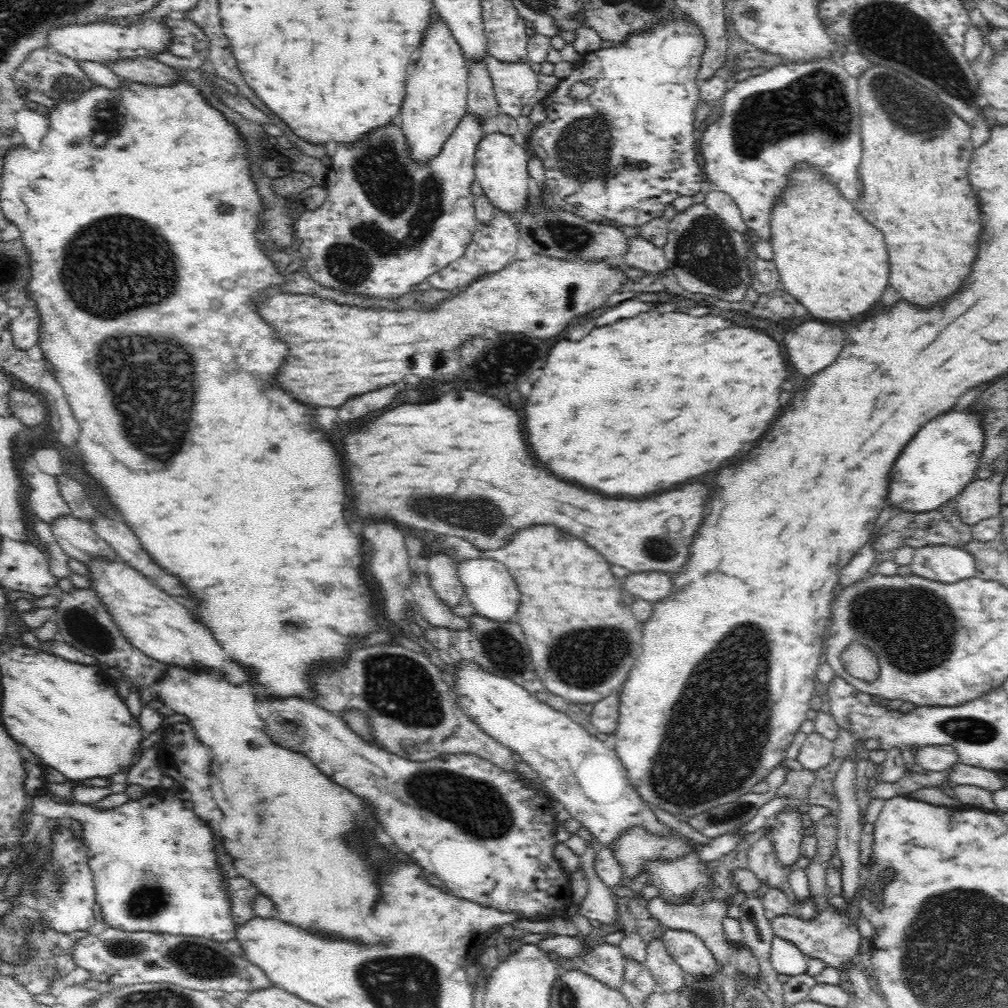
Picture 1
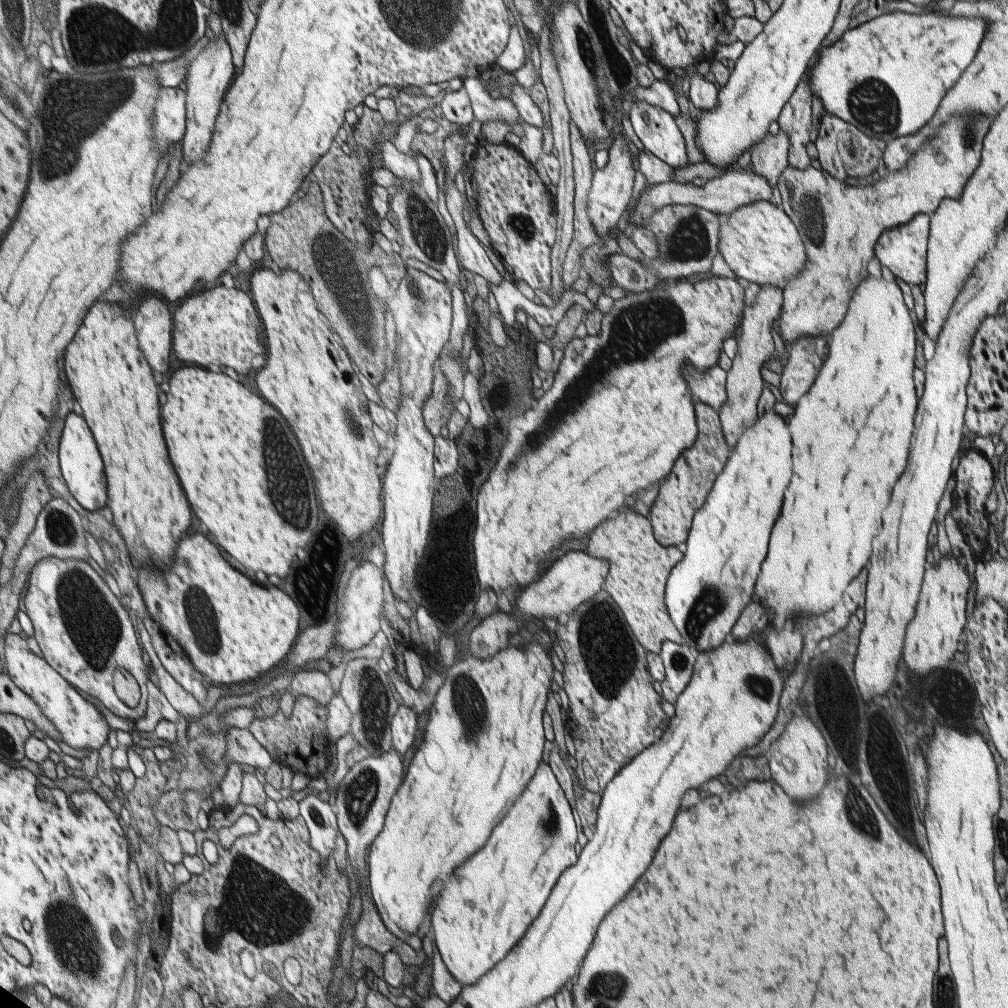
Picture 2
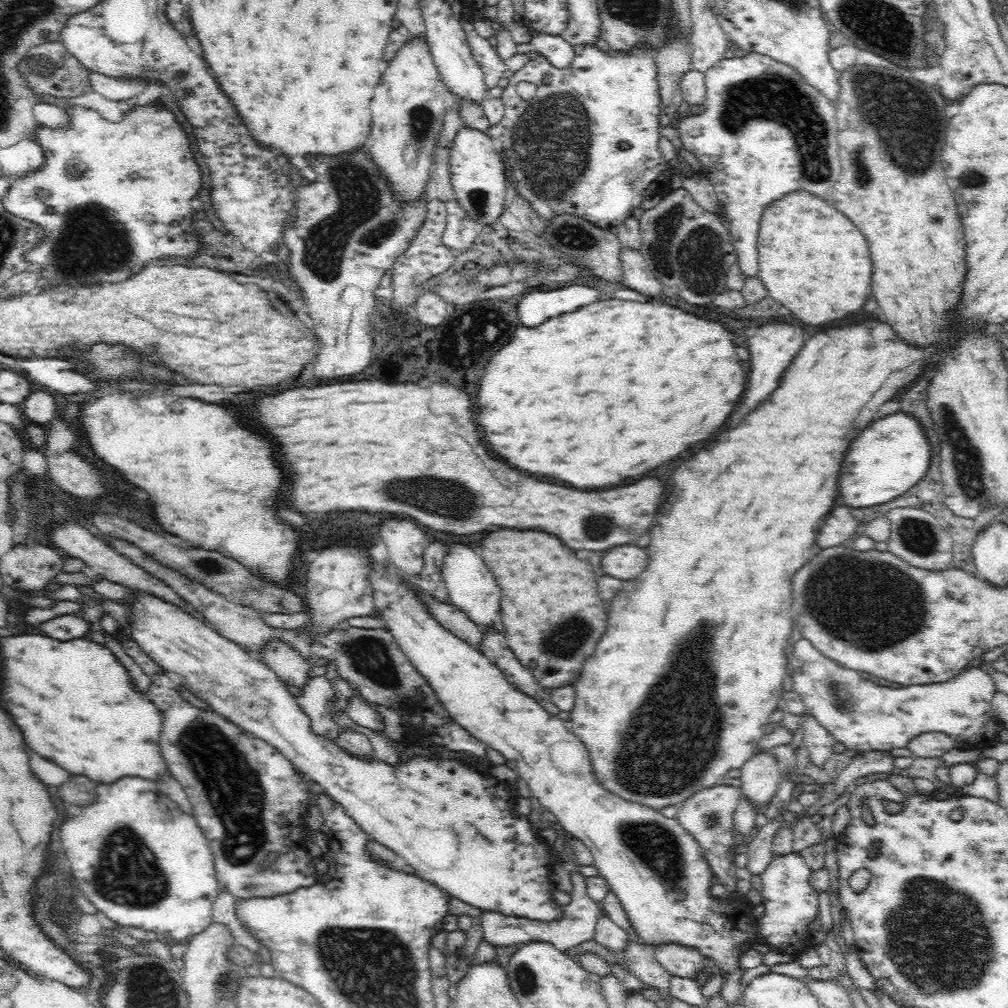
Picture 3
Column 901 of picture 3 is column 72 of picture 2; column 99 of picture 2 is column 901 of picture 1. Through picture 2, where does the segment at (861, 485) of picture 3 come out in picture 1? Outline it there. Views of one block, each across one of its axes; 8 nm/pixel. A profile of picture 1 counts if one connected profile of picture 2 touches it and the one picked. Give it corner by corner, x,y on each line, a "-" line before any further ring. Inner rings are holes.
967,411
943,412
922,422
904,446
896,452
887,473
884,503
902,511
930,511
950,506
960,488
981,471
978,454
982,450
982,431
978,419

